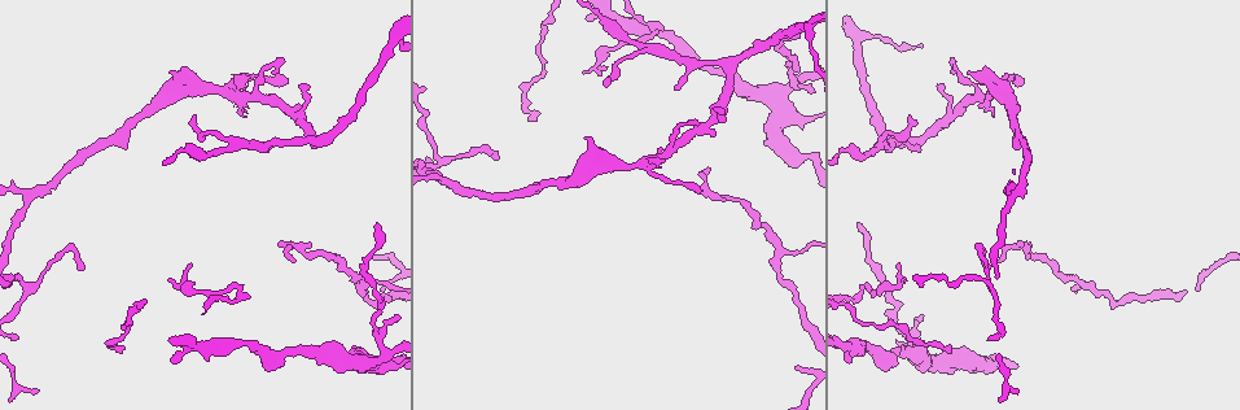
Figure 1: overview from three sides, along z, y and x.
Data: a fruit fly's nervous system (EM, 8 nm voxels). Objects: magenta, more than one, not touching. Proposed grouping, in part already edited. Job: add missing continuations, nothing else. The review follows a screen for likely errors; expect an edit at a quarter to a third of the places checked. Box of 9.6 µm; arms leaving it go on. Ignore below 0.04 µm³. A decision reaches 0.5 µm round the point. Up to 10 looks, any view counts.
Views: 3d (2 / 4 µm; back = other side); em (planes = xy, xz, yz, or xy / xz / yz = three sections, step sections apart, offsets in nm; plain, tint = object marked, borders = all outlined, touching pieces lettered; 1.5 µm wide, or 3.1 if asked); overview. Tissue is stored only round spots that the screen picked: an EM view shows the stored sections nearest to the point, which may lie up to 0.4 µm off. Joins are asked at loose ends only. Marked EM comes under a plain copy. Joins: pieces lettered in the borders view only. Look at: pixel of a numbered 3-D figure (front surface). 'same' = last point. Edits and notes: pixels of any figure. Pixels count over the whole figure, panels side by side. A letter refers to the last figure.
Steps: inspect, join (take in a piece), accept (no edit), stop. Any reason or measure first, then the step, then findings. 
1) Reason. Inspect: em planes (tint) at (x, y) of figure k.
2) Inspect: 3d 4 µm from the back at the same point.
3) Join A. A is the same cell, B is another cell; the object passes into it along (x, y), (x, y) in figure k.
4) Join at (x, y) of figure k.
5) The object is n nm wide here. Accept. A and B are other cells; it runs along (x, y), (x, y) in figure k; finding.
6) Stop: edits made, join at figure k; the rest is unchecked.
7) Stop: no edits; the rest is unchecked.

An open end. Inspect: em xz step 4 (tint) at (697, 123) of figure 1.

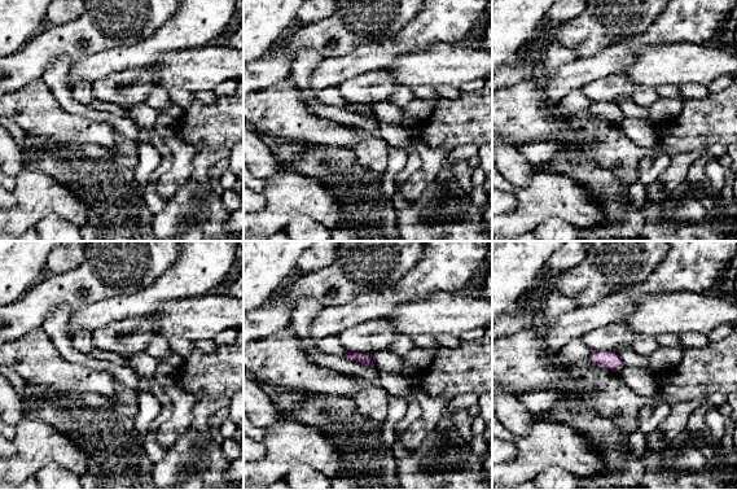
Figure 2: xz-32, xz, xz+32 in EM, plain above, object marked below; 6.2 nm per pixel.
Inspect: em planes (borders) at the same point.

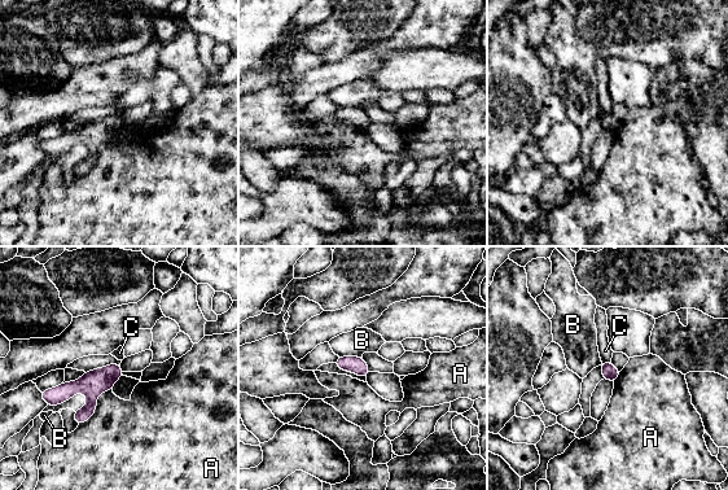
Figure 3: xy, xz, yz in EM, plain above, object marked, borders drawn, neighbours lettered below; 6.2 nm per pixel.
The longest contact is with A, 320 nm. Accept. A, B and C are other cells; a border runs along (112, 388), (78, 425) in figure 3; no lettered piece goes on from it.

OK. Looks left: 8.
Thin end. Inspect: 3d 2 µm at (194, 117) of figure 1.

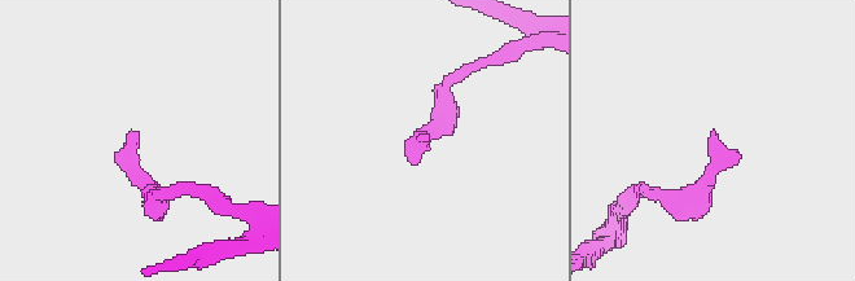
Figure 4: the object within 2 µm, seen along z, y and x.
Need the tissue. Inspect: em planes (tint) at (712, 129) of figure 4.

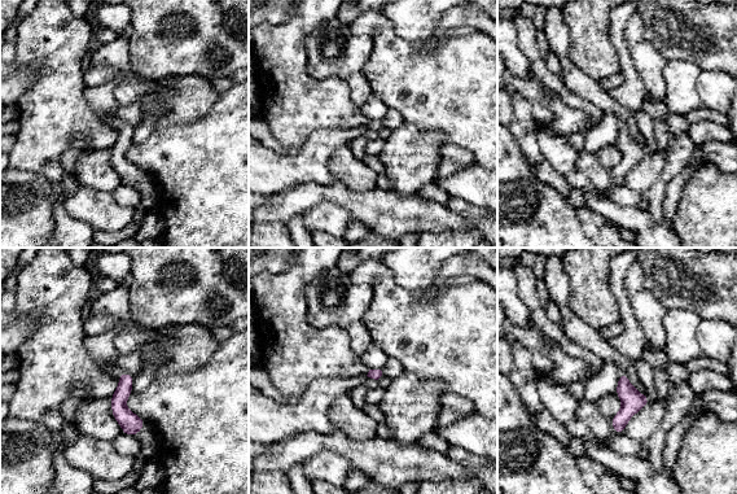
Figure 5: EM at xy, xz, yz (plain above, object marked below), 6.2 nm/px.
Inspect: em planes (borders) at the same point.

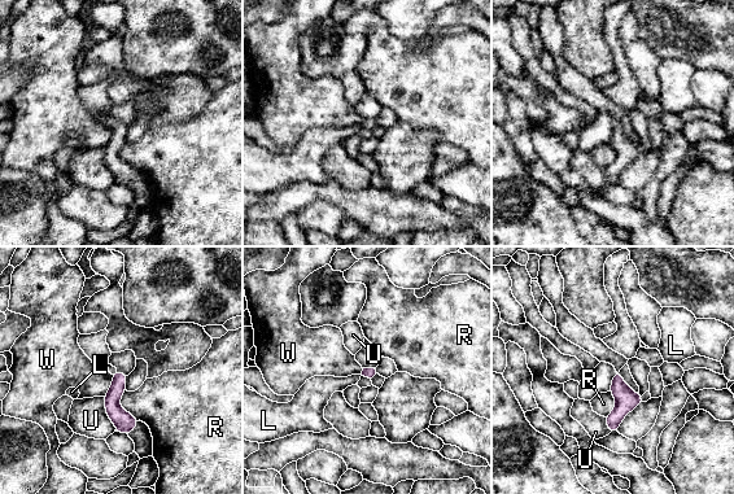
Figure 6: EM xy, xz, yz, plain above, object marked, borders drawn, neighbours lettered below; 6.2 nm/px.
Accept. L, R, U and W are other cells; a border runs along (113, 375), (112, 384), (103, 396) in figure 6; none of them fits.

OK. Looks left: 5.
Tapers out. Inspect: em xy step 4 (borders) at (707, 167) of figure 1.

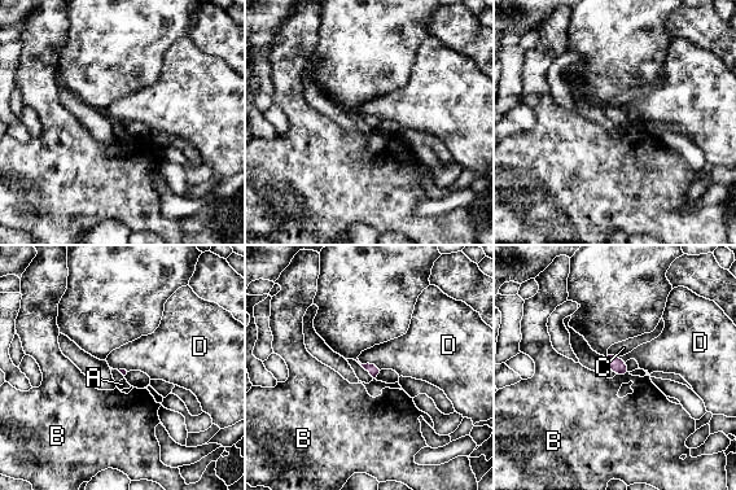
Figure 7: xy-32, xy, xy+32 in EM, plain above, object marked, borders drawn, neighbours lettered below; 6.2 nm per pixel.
Inspect: em planes (borders) at the same point.

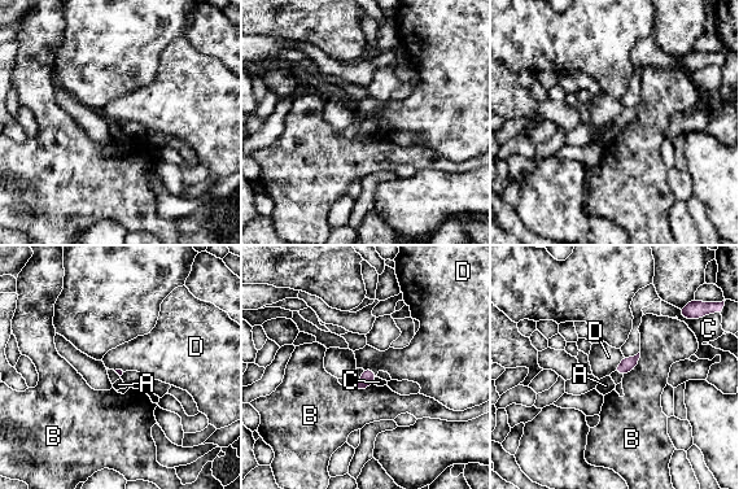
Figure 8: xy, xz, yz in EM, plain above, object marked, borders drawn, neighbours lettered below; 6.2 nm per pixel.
Accept. A, B, C and D are other cells; a border runs along (363, 369), (371, 369), (376, 375) in figure 8; no lettered piece goes on from it.

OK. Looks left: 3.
Thin end. Inspect: em xz step 8 (borders) at (376, 223) of figure 1.

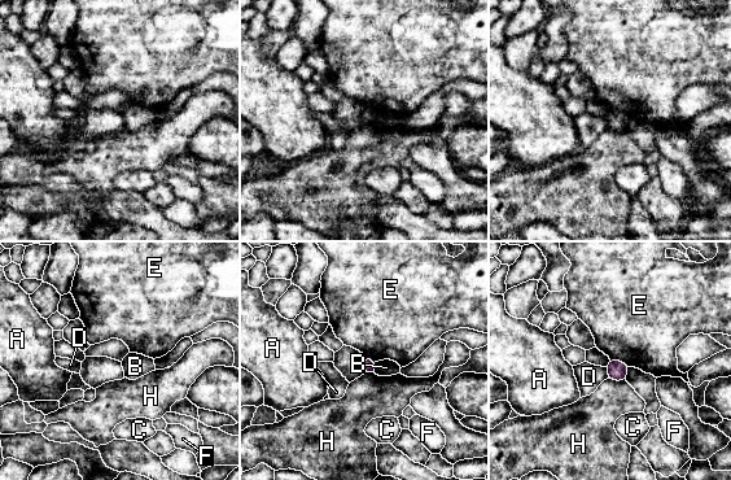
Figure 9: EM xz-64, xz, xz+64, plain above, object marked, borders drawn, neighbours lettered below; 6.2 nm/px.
Accept. A, B, C, D, E, F and H are other cells; a border runs along (375, 362), (376, 374) in figure 9; none of them fits.

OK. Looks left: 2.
Stop: no edits; the rest is unchecked.

